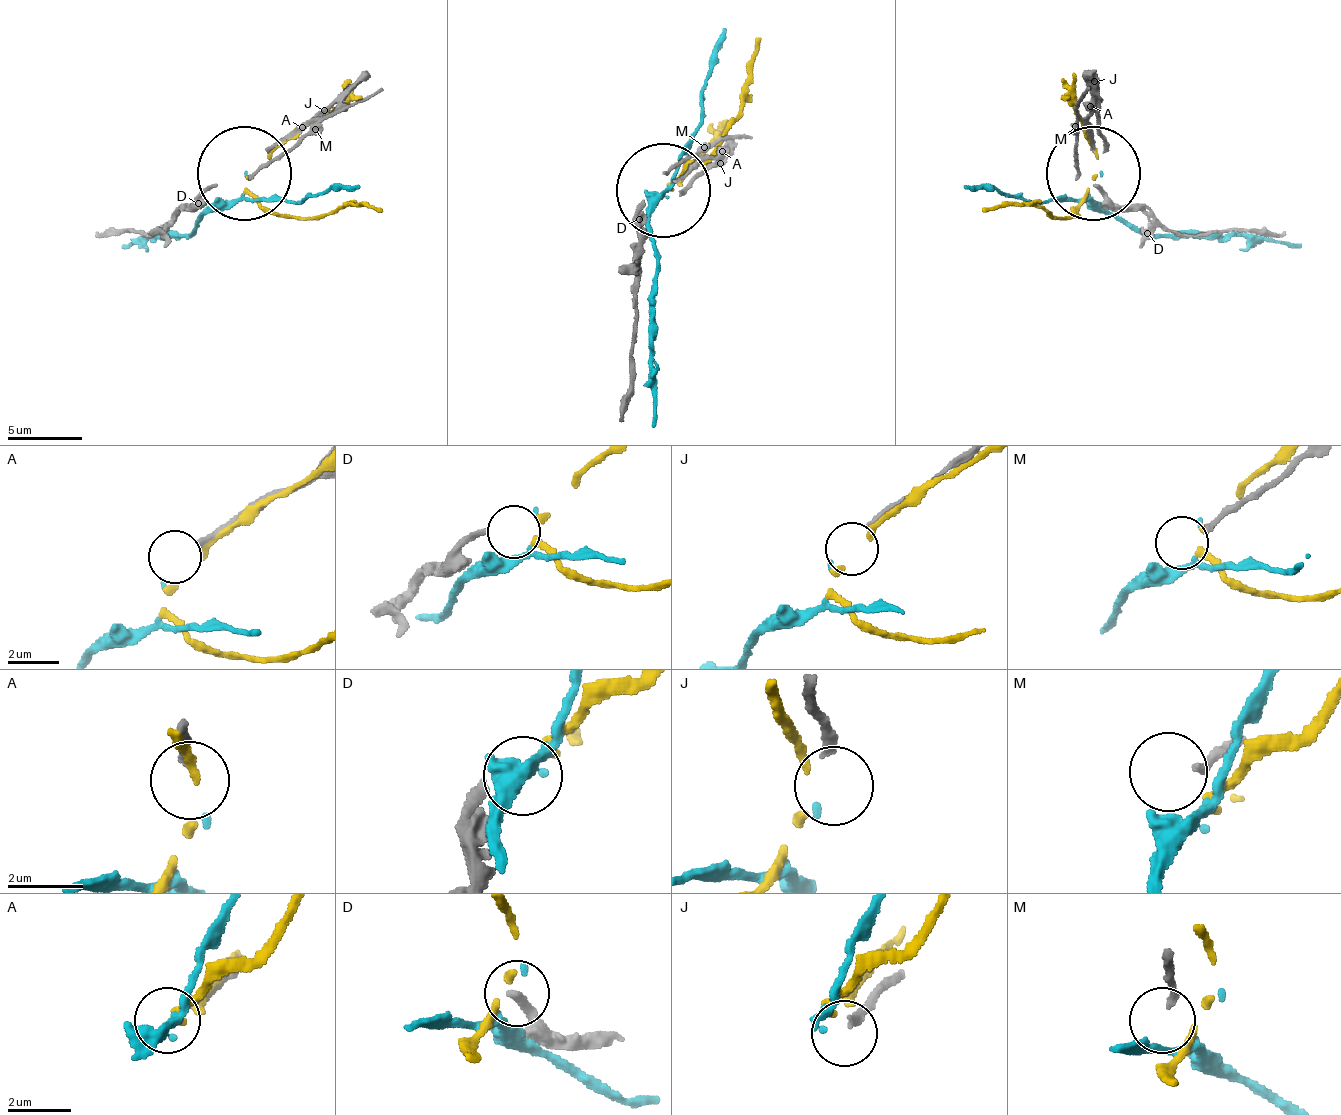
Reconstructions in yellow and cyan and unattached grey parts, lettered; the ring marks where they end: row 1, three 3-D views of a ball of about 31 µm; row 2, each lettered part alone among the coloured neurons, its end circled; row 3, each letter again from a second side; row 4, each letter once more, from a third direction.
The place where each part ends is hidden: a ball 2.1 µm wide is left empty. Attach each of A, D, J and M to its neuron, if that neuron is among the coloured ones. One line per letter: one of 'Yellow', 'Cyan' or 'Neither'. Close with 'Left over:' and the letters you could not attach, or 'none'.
A: Cyan
D: Yellow
J: Neither
M: Neither
Left over: J, M

